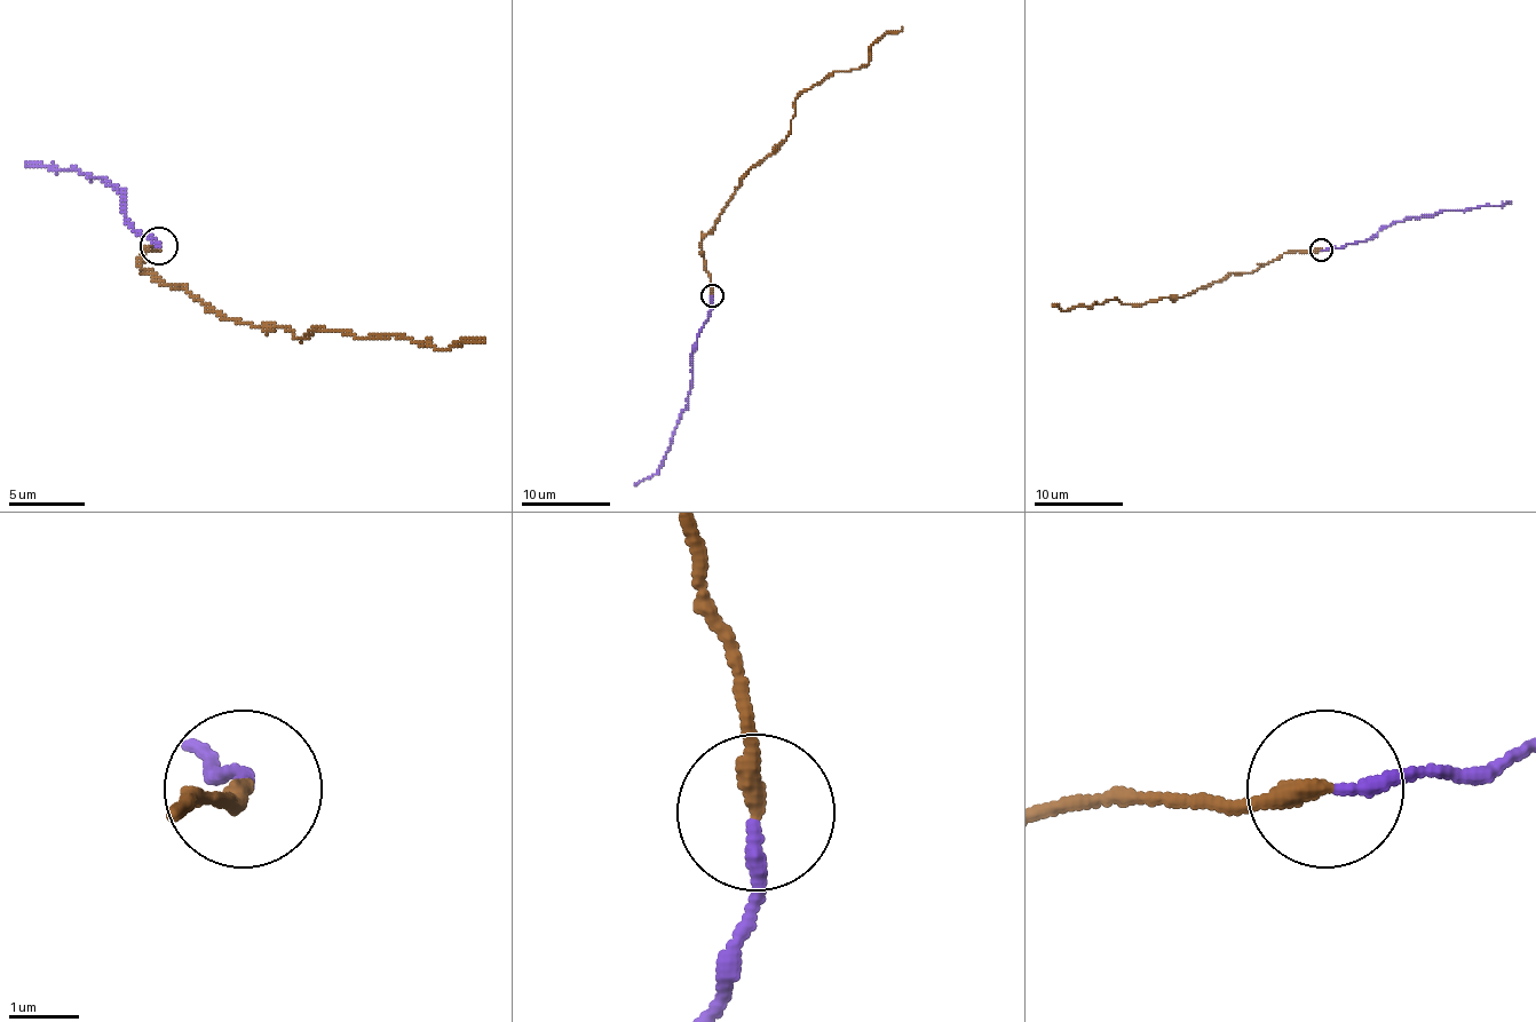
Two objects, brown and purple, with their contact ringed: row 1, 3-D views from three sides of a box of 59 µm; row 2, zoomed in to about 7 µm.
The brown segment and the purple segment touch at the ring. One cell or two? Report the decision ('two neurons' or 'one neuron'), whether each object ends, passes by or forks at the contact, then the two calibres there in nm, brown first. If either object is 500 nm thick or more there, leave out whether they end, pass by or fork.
one neuron; brown ends there; purple ends there; 280 nm thick on the brown side, 200 nm on the other

